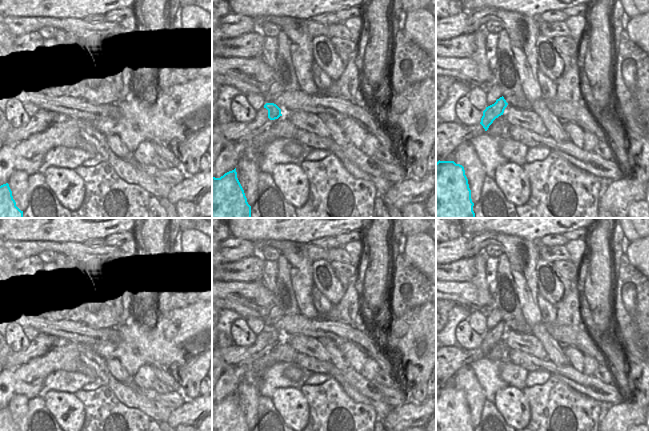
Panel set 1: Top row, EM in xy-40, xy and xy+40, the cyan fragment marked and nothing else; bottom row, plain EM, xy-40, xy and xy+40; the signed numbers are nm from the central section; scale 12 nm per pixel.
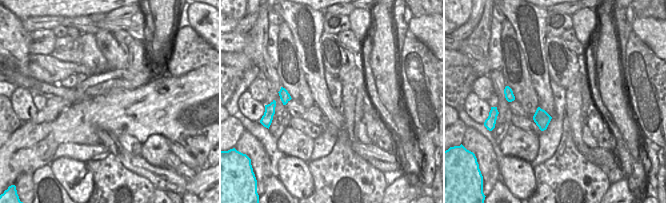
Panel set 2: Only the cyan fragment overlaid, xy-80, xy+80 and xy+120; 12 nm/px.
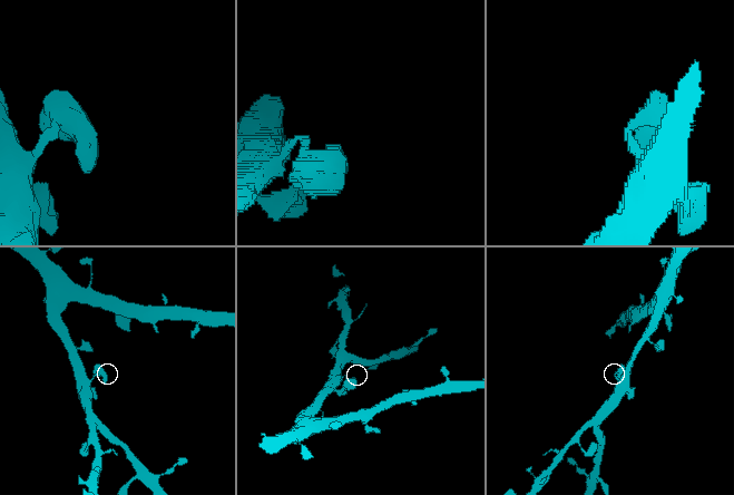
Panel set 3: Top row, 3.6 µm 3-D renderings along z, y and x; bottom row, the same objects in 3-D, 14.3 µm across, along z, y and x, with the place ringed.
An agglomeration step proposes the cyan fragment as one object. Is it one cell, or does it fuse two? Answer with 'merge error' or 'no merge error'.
no merge error

